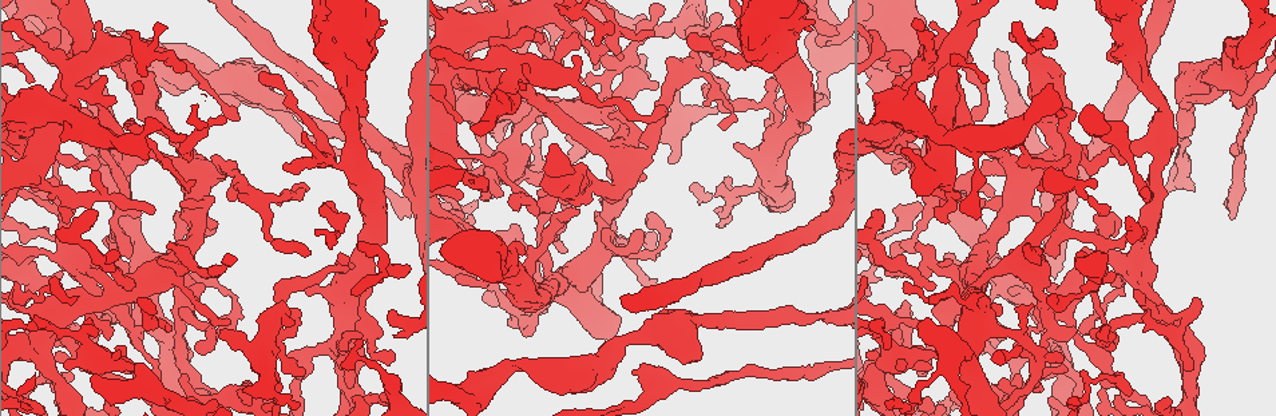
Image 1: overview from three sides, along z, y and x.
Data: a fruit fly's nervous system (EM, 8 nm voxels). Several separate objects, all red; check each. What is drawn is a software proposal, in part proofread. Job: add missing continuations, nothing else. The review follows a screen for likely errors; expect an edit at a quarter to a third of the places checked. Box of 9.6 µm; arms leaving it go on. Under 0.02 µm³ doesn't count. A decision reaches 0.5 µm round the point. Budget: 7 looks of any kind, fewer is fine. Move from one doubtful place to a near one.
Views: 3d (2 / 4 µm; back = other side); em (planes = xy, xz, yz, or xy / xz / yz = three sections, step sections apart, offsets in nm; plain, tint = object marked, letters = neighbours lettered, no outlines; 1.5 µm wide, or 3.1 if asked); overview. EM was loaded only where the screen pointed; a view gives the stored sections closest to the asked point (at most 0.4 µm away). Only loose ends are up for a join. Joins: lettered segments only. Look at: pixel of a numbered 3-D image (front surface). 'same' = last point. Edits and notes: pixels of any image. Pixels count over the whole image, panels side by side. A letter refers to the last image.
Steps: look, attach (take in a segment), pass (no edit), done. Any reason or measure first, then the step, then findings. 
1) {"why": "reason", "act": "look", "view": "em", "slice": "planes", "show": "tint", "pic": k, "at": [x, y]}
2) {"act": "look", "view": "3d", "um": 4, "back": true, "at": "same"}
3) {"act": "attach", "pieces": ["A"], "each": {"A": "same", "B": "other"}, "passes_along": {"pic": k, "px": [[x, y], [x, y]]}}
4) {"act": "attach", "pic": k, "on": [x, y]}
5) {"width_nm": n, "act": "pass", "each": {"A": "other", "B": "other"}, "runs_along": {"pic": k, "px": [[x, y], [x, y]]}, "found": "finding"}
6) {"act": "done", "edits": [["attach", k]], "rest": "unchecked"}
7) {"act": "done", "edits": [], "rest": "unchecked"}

{"why": "free end", "act": "look", "view": "em", "slice": "xz", "step": 4, "show": "letters", "pic": 1, "at": [767, 82]}

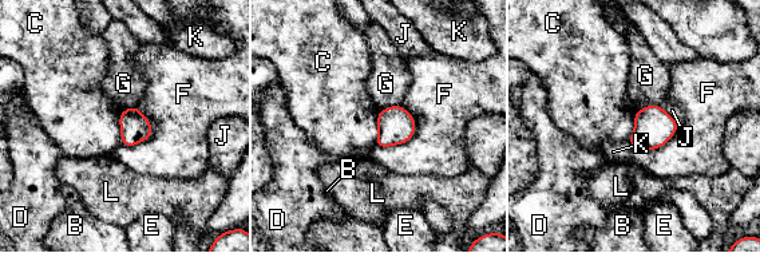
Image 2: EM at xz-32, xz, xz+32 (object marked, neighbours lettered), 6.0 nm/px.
{"longest_contact_nm": ["F", 300], "act": "pass", "each": {"B": "other", "C": "other", "D": "other", "E": "other", "F": "other", "G": "other", "J": "other", "K": "other", "L": "other"}, "found": "no lettered segment goes on from it"}

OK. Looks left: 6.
{"why": "branch stops here", "act": "look", "view": "em", "slice": "planes", "show": "tint", "pic": 1, "at": [928, 367]}

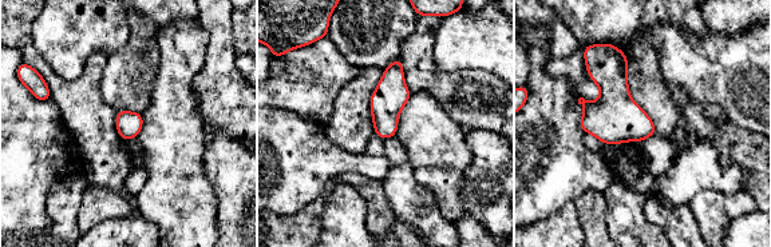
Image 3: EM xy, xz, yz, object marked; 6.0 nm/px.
{"act": "look", "view": "em", "slice": "planes", "show": "letters", "at": "same"}

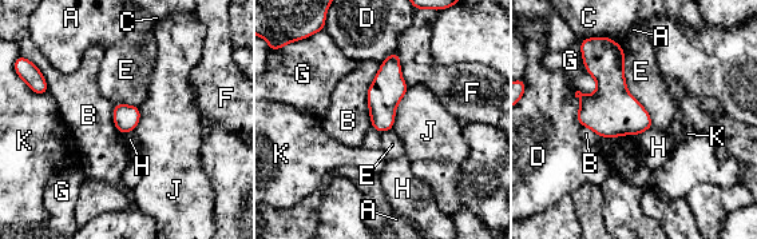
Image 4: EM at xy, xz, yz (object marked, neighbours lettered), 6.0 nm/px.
{"width_nm": 160, "longest_contact_nm": ["E", 500], "act": "pass", "each": {"A": "other", "B": "other", "C": "other", "D": "other", "E": "other", "F": "other", "G": "other", "H": "other", "J": "other", "K": "other"}, "found": "no lettered segment goes on from it"}

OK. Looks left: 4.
{"why": "branch stops here", "act": "look", "view": "em", "slice": "planes", "show": "letters", "pic": 1, "at": [131, 119]}

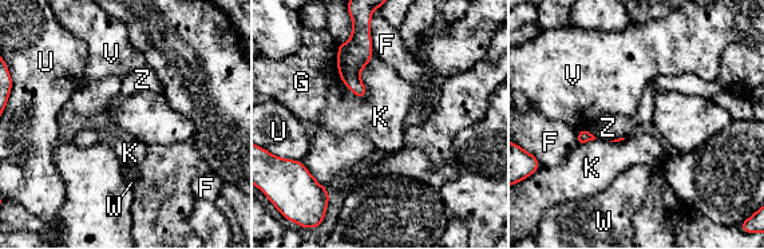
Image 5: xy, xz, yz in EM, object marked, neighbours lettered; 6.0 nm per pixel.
{"act": "pass", "each": {"F": "other", "G": "other", "K": "other", "U": "other", "V": "other", "W": "other", "Z": "other"}, "border": {"pic": 5, "px": [[580, 127], [585, 129]]}, "found": "no lettered segment goes on from it"}

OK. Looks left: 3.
{"act": "done", "edits": [], "rest": "unchecked"}

